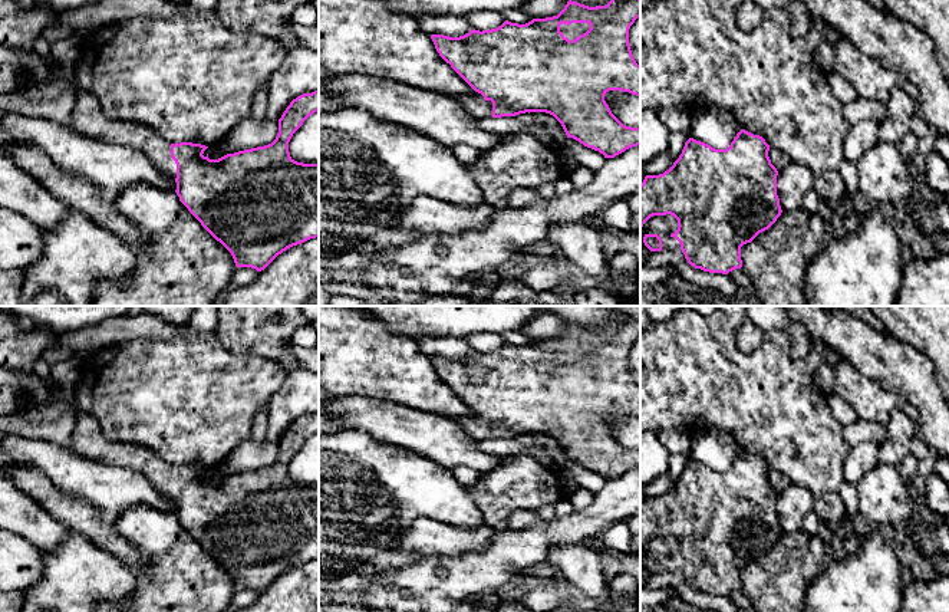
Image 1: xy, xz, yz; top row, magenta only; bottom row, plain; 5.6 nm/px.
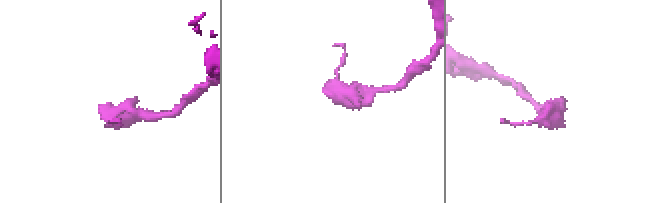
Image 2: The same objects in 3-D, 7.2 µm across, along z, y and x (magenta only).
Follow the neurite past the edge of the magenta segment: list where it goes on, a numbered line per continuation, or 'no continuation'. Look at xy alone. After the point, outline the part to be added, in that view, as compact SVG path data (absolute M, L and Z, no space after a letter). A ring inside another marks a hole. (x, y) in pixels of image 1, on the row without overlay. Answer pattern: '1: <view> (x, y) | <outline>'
1: xy (86, 440) | M76 407L70 409L76 411L76 424L69 450L103 464L138 470L161 494L172 501L177 500L177 486L171 480L171 464L145 447L108 441L99 421L92 414Z

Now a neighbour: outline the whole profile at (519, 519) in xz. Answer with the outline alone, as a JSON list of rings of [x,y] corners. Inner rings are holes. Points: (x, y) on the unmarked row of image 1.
[[[520,509],[508,517],[508,527],[505,530],[520,530],[541,521],[544,520],[536,511]]]

